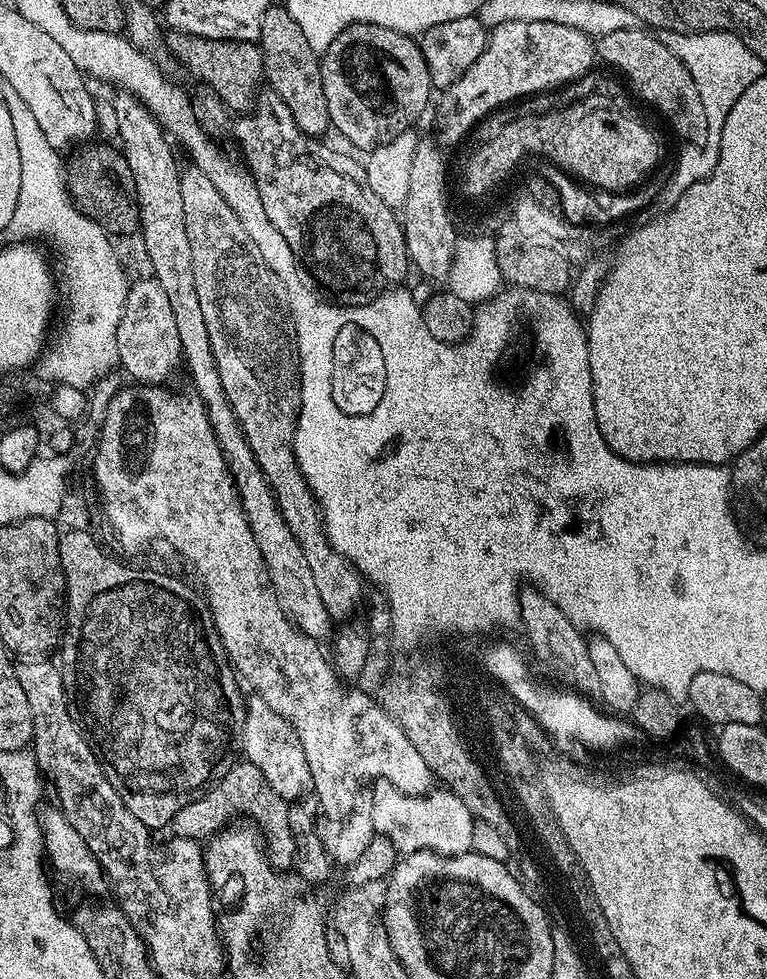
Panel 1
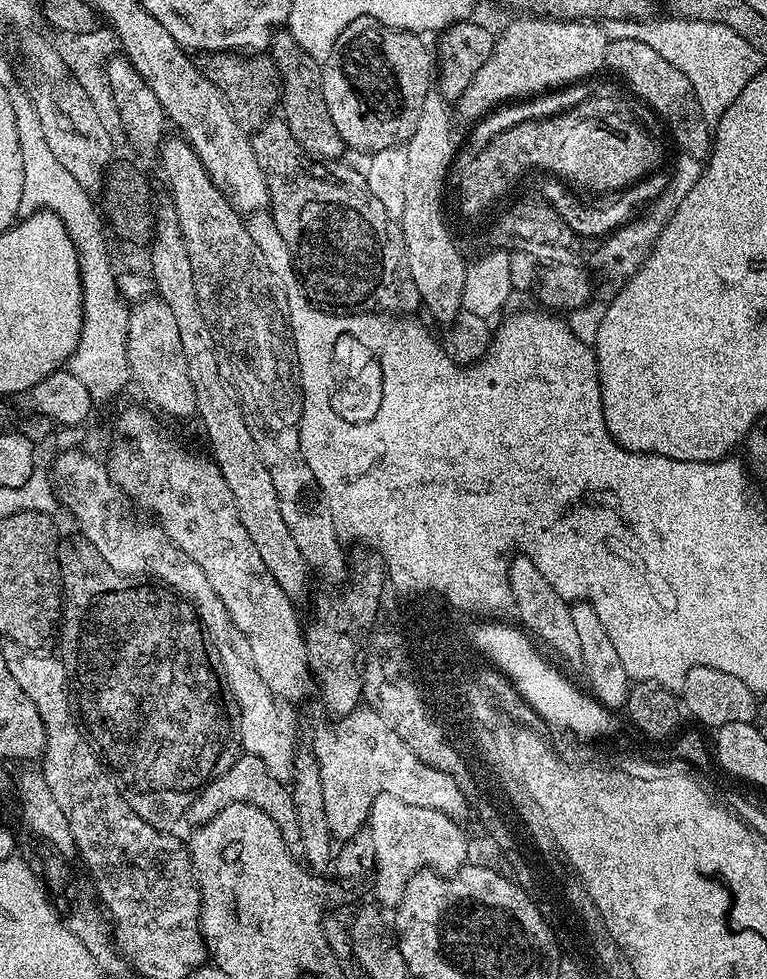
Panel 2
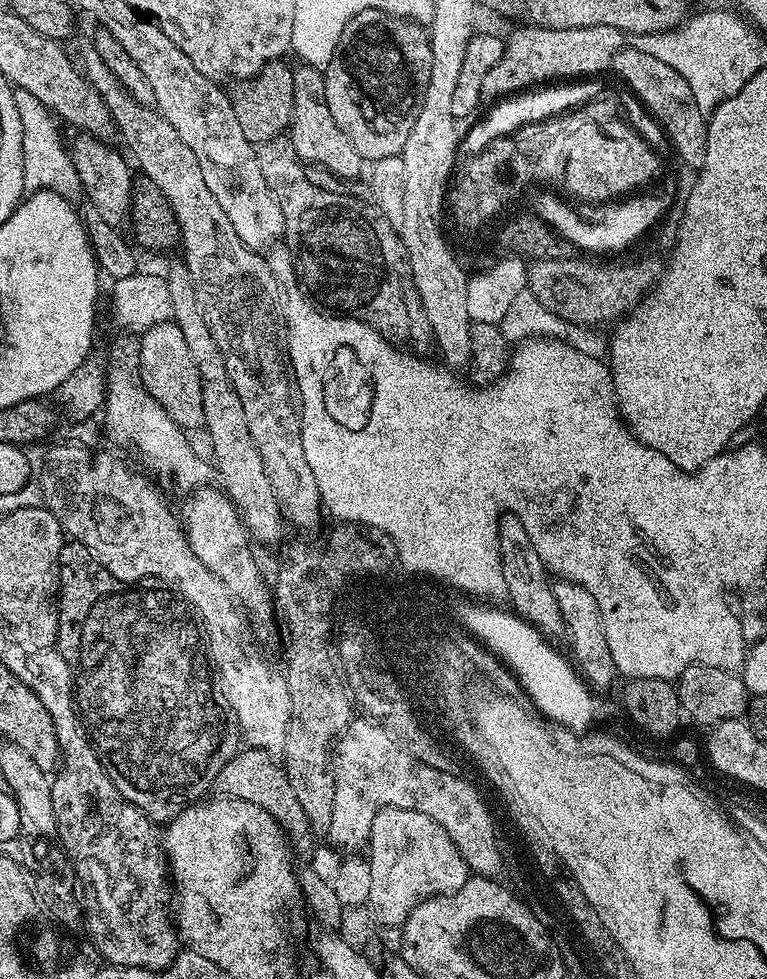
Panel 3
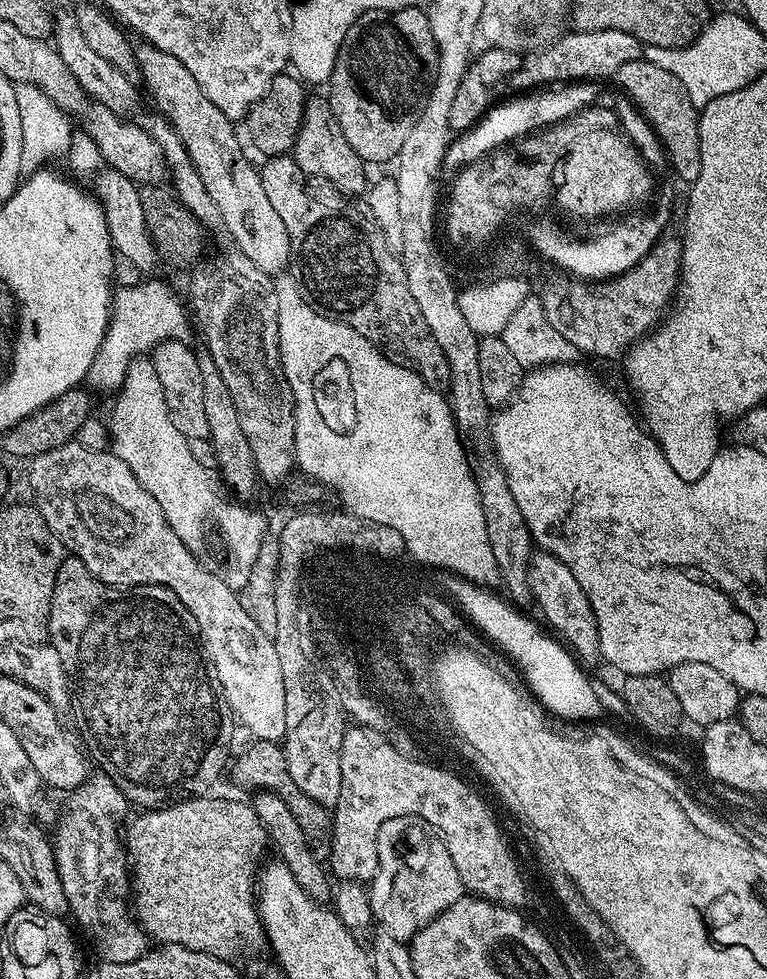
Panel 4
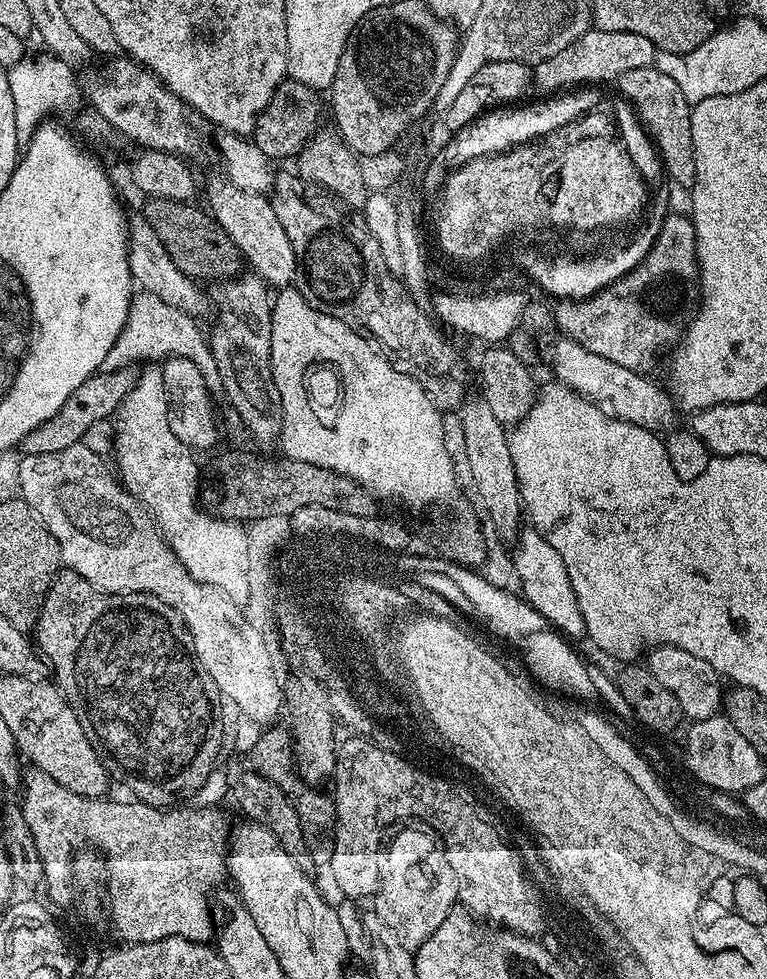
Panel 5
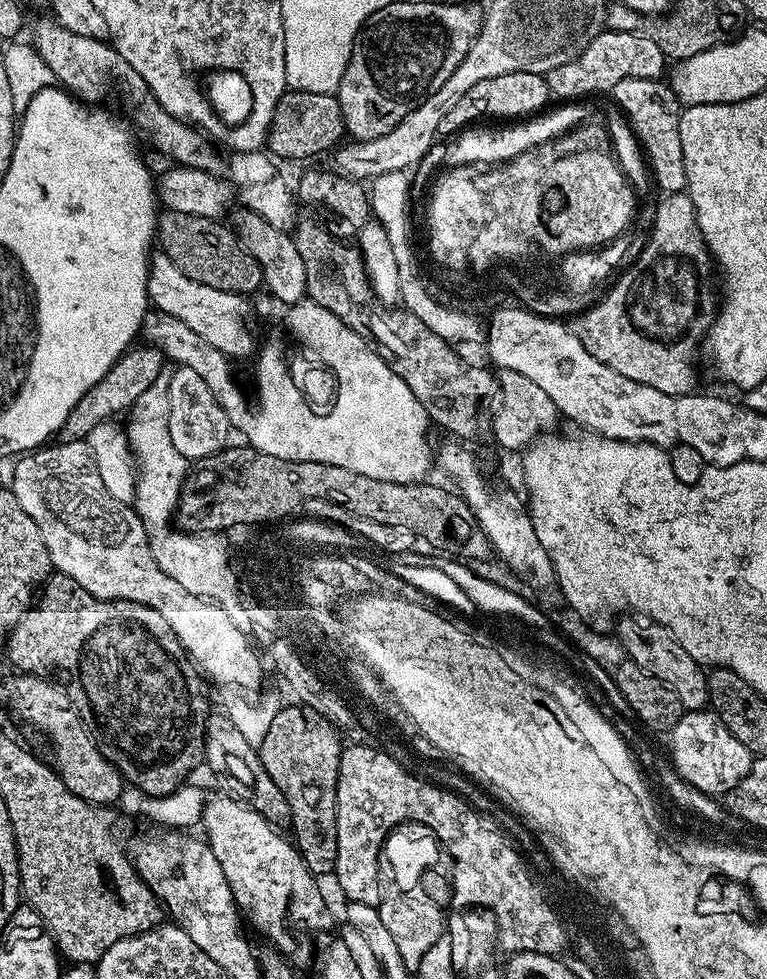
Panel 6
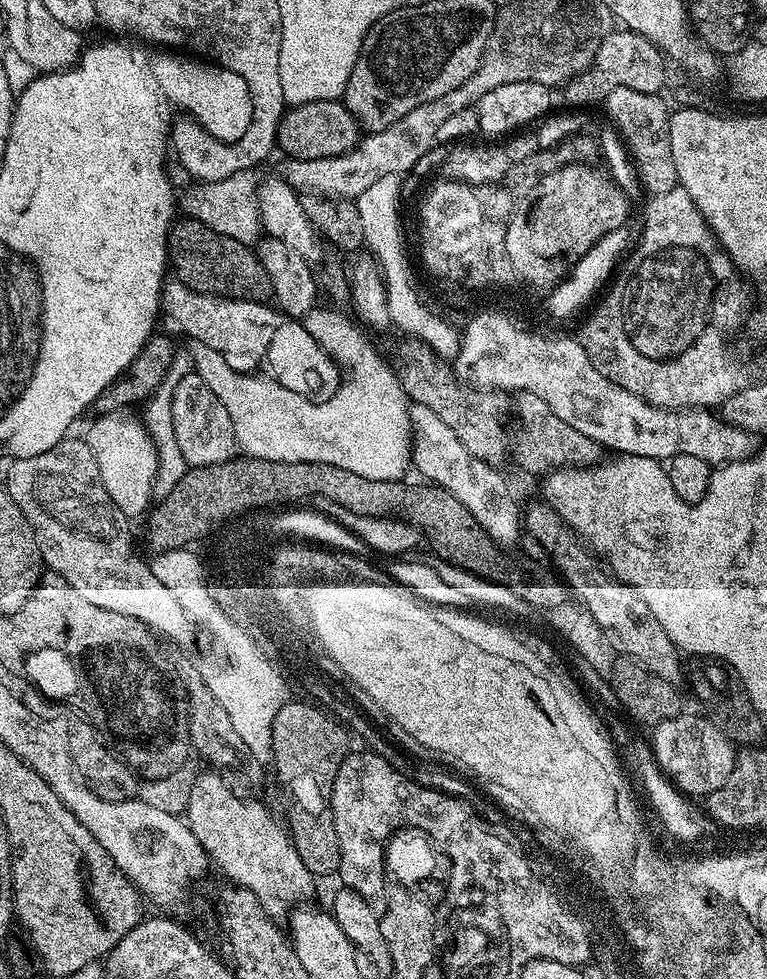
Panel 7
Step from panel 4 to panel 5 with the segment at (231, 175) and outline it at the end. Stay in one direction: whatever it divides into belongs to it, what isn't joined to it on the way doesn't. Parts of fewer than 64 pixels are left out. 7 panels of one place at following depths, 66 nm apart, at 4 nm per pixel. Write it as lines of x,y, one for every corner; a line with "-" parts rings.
221,178
208,188
208,204
212,219
220,223
234,246
238,246
247,267
249,264
252,267
249,269
261,276
265,284
279,290
289,287
295,281
298,265
295,262
294,246
290,246
286,230
282,230
282,222
278,222
278,214
274,214
271,199
262,194
243,192
231,180

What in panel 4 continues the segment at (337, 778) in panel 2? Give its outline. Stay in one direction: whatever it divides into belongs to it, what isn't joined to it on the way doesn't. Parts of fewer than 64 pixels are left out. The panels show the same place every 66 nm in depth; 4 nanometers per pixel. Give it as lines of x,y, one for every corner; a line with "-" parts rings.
352,726
345,731
342,750
342,794
338,798
332,817
332,851
330,872
337,881
355,880
371,882
378,866
378,830
382,822
399,816
411,816
424,821
429,828
435,830
448,846
448,853
454,862
454,870
458,870
458,878
462,878
465,889
469,893
482,897
483,900
493,900
495,904
507,904
520,900
520,880
517,880
516,869
509,859
508,852
497,836
495,824
481,807
483,795
472,788
457,773
448,773
438,769
426,761
412,760
403,756
391,745
382,733
361,726

